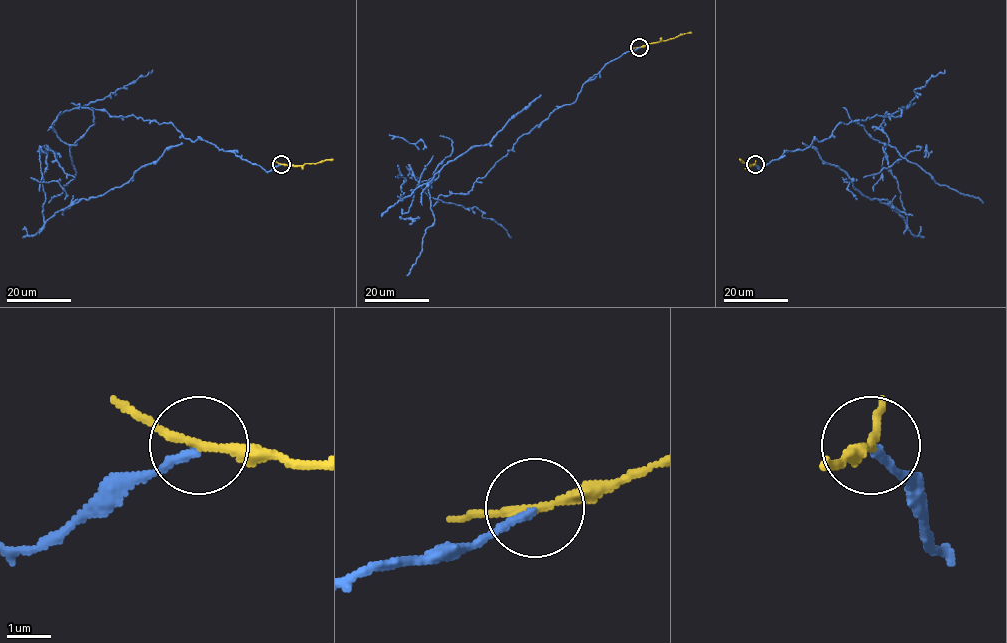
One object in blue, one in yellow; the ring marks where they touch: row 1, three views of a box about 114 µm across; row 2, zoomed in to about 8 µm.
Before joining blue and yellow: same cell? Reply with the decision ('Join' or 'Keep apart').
Keep apart

